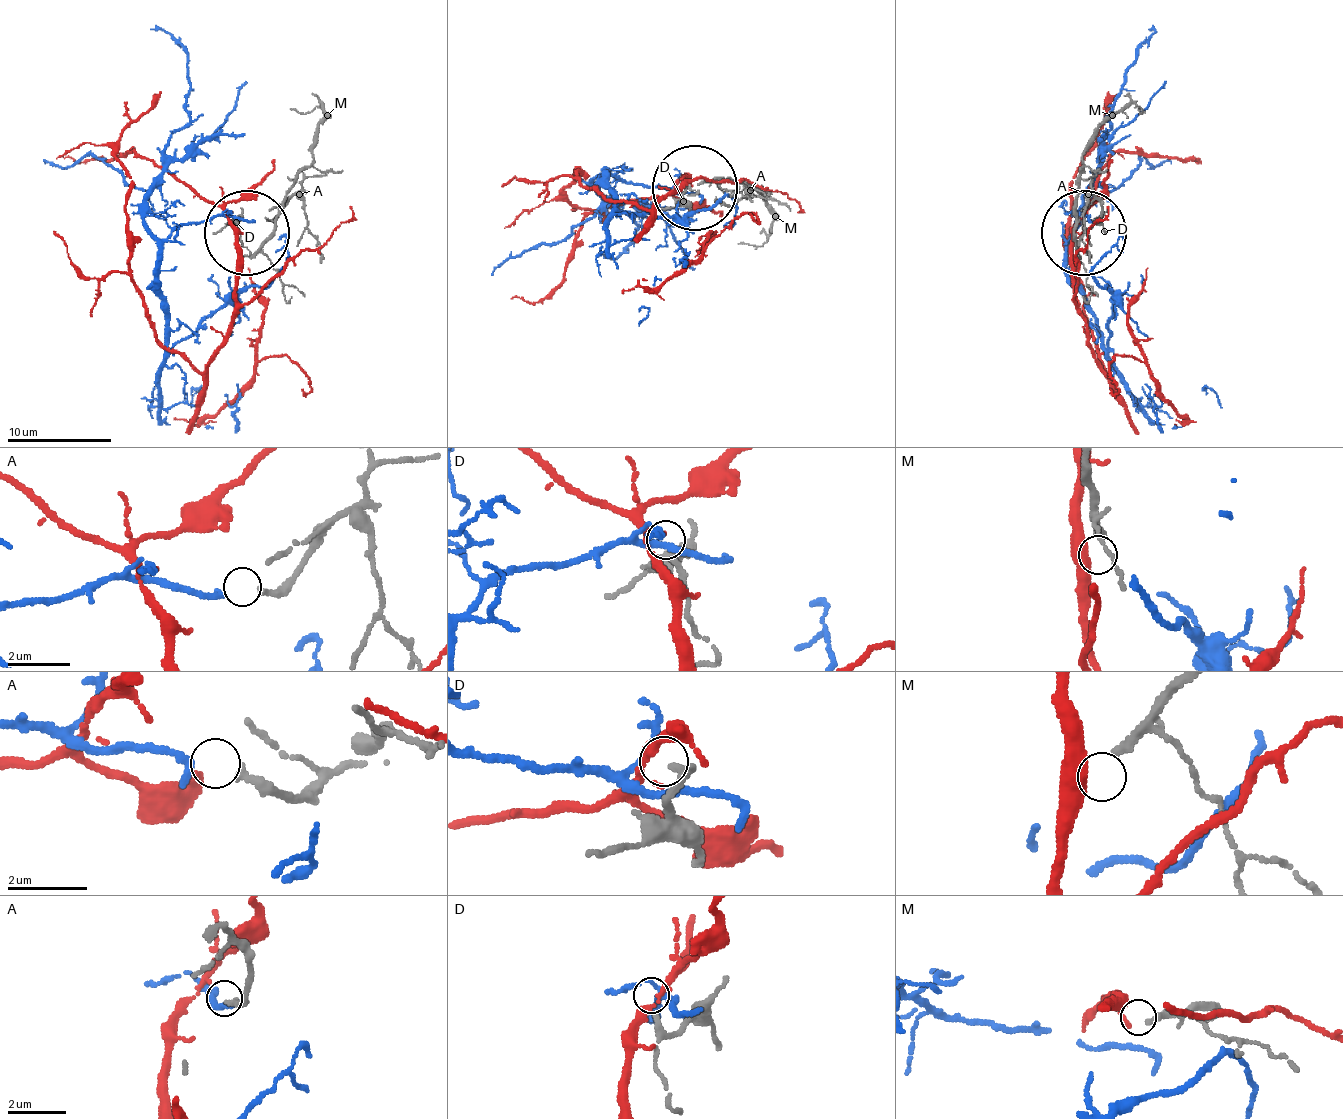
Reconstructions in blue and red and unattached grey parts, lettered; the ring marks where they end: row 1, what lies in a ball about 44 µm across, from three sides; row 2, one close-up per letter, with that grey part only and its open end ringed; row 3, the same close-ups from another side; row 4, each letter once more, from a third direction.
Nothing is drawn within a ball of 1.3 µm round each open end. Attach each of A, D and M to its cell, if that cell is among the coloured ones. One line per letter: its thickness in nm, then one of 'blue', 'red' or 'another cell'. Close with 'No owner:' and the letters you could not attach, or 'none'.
A: 240 nm thick; blue
D: 140 nm thick; another cell
M: 240 nm thick; another cell
No owner: D, M

